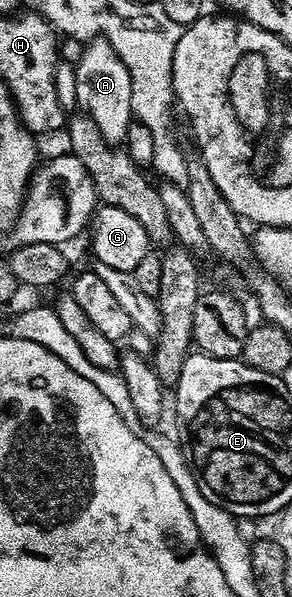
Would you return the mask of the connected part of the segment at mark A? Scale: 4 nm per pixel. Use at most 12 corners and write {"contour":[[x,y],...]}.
{"contour":[[102,35],[74,64],[78,108],[111,146],[134,120],[132,78]]}

